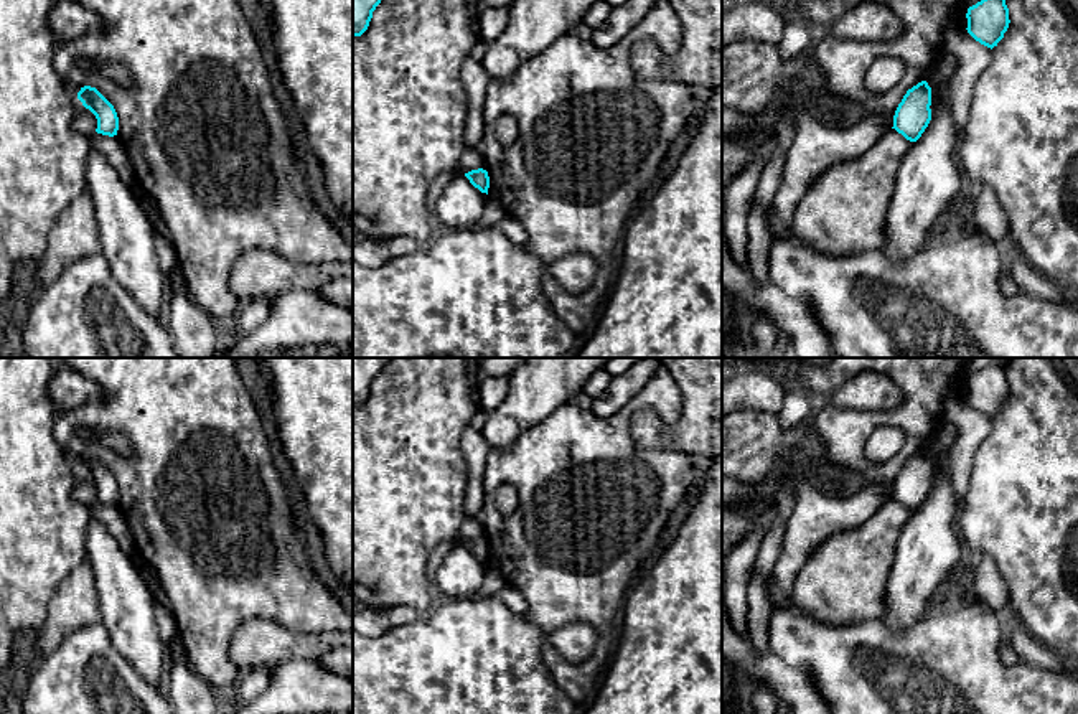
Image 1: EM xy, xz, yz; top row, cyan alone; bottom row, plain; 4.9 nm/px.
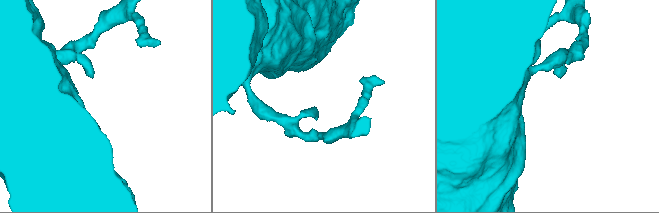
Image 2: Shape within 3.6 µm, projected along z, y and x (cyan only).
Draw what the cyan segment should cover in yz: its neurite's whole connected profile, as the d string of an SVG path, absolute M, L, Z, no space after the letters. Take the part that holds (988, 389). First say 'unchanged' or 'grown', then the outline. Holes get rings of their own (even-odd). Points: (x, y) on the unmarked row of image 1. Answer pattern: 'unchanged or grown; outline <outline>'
unchanged; outline M991 364L968 378L968 402L987 417L997 416L1009 397L1009 378L1005 368Z

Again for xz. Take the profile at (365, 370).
unchanged; outline M353 358L353 406L361 406L373 388L373 381L391 358Z

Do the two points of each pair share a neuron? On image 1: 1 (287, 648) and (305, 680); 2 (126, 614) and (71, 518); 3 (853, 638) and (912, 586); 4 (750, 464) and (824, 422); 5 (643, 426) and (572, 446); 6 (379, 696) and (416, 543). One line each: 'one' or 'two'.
1: two
2: two
3: two
4: two
5: two
6: two

